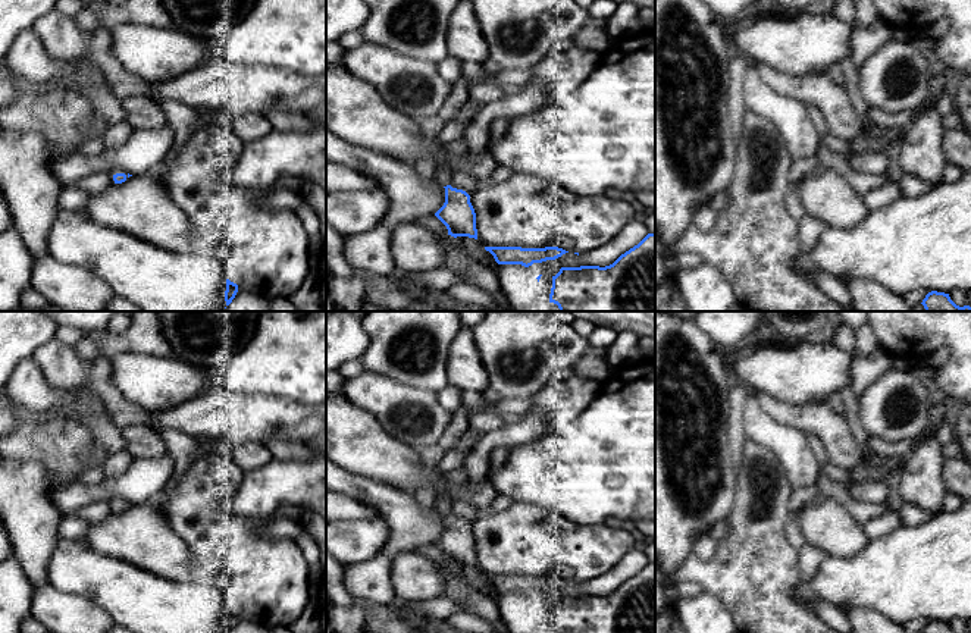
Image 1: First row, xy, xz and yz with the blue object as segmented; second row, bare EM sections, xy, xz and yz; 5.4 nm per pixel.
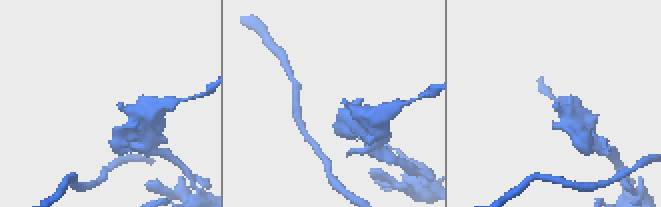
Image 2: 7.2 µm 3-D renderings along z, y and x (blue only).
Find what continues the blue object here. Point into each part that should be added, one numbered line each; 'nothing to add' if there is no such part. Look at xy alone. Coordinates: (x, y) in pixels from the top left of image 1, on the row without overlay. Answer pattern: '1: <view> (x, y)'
nothing to add

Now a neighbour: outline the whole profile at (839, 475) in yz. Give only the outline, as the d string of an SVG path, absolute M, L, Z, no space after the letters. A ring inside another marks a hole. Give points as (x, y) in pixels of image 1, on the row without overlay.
M831 463L824 464L820 471L823 471L830 480L845 486L848 491L851 491L851 479L855 469L843 469L837 467Z

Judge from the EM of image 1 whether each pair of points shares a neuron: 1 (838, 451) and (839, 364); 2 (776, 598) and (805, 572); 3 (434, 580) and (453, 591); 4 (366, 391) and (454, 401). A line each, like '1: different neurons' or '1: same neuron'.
1: different neurons
2: different neurons
3: different neurons
4: different neurons

